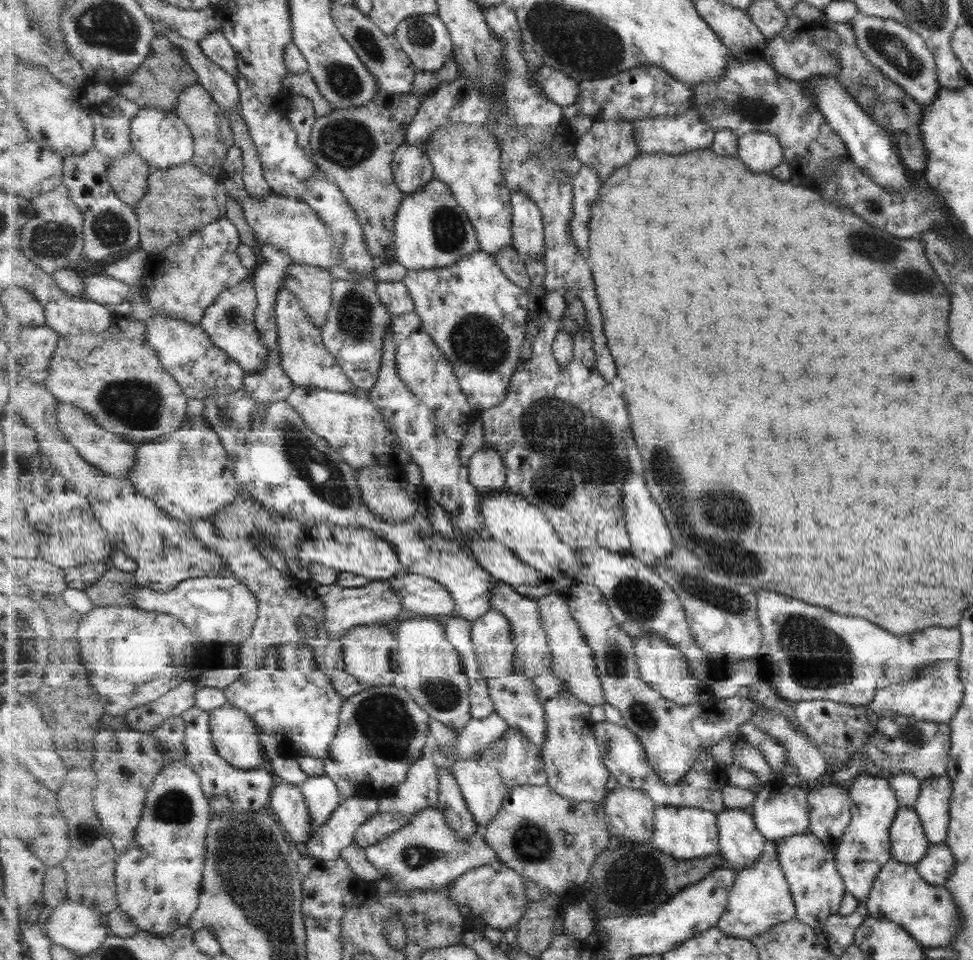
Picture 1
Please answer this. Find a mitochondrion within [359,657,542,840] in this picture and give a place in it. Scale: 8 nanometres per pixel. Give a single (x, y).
(443, 695)

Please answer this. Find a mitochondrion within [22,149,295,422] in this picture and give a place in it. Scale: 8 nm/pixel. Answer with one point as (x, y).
(48, 240)

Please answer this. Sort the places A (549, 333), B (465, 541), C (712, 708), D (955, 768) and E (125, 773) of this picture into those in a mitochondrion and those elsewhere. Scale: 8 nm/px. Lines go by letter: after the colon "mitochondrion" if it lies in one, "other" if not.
A: other
B: other
C: other
D: other
E: mitochondrion

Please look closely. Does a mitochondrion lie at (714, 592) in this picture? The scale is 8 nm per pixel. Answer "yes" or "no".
yes

